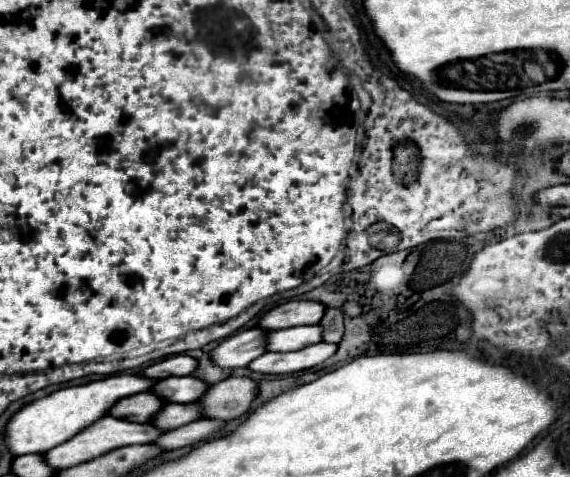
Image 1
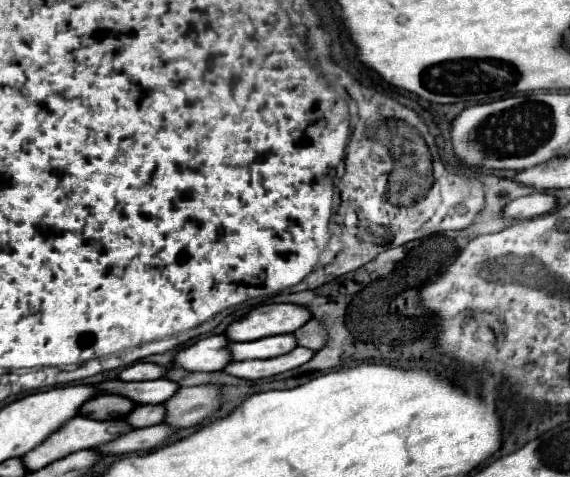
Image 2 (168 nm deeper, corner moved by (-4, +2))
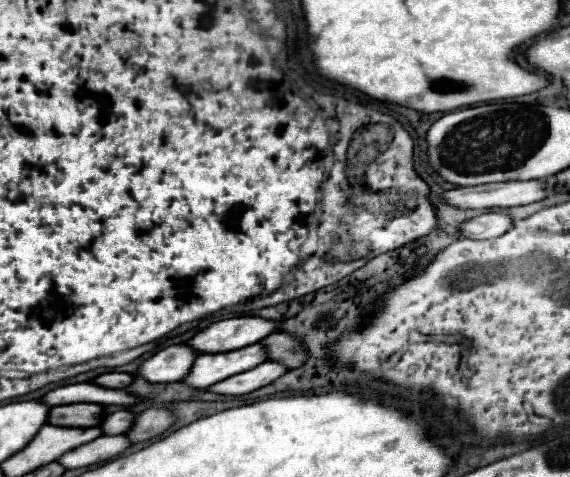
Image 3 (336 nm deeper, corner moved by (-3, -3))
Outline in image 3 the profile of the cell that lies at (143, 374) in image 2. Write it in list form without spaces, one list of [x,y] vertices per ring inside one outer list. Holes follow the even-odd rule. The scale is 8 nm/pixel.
[[[107,372],[107,374],[101,374],[99,378],[95,378],[95,382],[105,388],[121,388],[123,390],[135,382],[135,376],[125,374],[125,372]]]

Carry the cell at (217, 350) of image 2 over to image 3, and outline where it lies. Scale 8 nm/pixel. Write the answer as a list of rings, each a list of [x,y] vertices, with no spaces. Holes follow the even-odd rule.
[[[187,344],[169,346],[145,360],[139,368],[139,374],[149,382],[177,382],[183,380],[187,372],[191,372],[197,356],[199,352]]]

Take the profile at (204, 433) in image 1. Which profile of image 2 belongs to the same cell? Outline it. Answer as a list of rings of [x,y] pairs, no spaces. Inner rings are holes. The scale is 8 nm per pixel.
[[[164,423],[152,425],[146,429],[132,429],[128,435],[120,435],[120,439],[114,439],[112,443],[104,443],[104,447],[94,447],[100,455],[124,455],[124,453],[136,453],[136,451],[150,451],[158,447],[162,441],[166,441],[174,433],[172,427],[166,427]]]

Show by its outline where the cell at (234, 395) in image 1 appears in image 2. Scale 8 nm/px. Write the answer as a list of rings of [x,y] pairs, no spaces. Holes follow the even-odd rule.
[[[198,385],[198,387],[182,387],[164,401],[166,417],[164,423],[182,429],[194,427],[202,419],[210,417],[220,405],[220,387],[216,385]]]

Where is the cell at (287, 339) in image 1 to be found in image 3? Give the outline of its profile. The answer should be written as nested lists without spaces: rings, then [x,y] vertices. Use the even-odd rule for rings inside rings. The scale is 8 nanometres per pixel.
[[[251,344],[241,350],[231,350],[223,354],[201,354],[195,360],[191,372],[183,378],[183,382],[195,388],[209,388],[215,382],[251,370],[265,360],[269,360],[269,354],[263,344]]]

